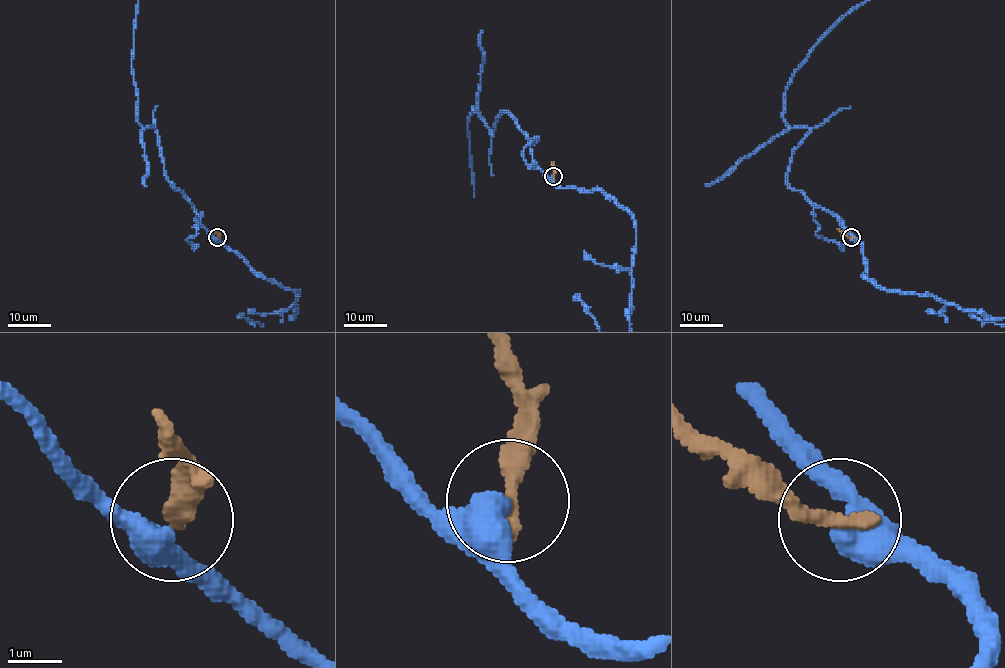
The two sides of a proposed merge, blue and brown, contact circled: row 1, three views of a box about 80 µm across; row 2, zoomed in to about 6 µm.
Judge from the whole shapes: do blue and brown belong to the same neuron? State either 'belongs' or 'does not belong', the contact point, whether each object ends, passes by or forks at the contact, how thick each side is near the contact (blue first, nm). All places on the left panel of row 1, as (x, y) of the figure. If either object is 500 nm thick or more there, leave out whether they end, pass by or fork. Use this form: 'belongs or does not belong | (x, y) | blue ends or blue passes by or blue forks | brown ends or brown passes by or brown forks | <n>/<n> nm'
does not belong | (217, 237) | blue passes by | brown ends | 380/320 nm

